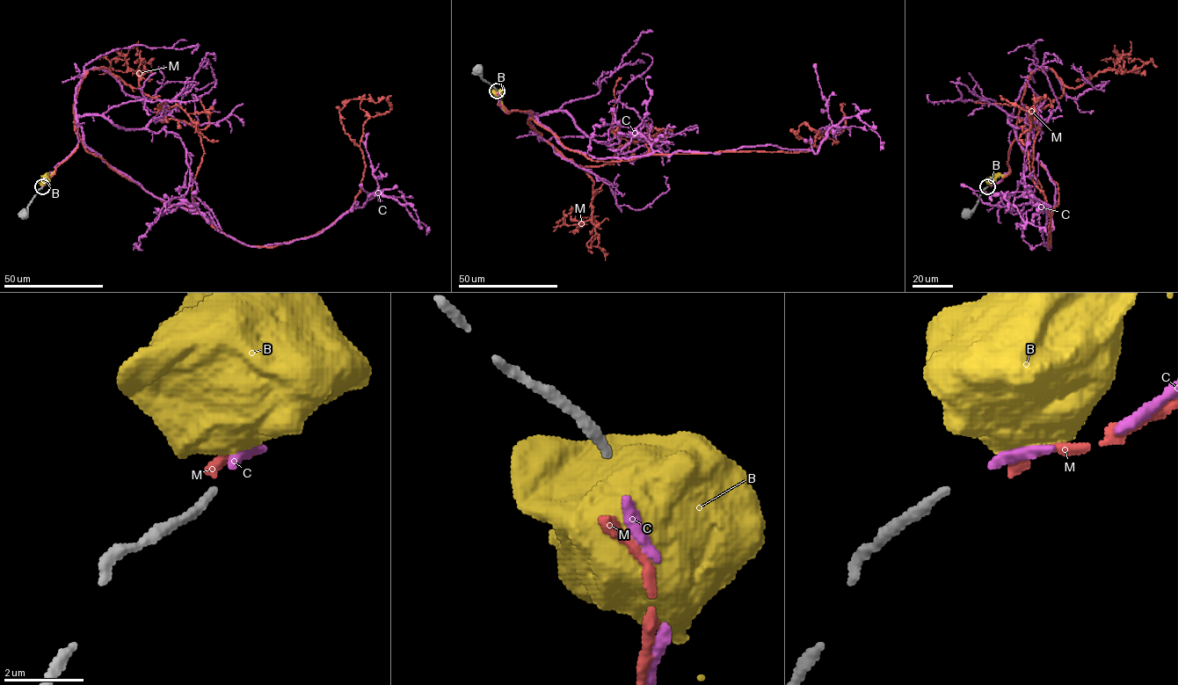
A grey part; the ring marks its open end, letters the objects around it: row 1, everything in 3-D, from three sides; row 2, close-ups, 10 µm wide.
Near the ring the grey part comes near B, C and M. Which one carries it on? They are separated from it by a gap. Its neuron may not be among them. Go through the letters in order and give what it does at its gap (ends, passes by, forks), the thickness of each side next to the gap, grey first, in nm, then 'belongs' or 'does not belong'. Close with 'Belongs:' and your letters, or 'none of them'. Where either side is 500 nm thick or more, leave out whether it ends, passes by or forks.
B: 220 nm thick on the grey side, 1000 nm on the other; does not belong
C: it ends there; 220 nm thick on the grey side, 280 nm on the other; belongs
M: it ends there; 220 nm thick on the grey side, 280 nm on the other; does not belong
Belongs: C

